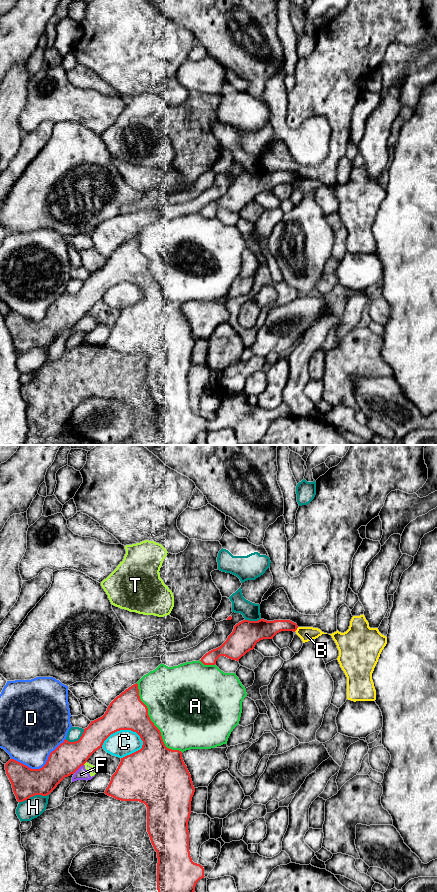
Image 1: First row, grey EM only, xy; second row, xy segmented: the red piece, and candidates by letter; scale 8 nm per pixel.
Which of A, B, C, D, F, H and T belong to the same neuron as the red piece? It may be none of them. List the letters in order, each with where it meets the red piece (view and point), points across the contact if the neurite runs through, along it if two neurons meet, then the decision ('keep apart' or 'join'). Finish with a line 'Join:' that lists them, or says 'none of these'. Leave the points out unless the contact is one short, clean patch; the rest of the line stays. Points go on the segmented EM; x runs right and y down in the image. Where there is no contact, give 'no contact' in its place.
A: meets red in xy at (153, 723); keep apart
B: meets red in xy at (296, 629); border along xy (298, 627), (294, 631); keep apart
C: meets red in xy at (121, 729); keep apart
D: meets red in xy at (42, 767); keep apart
F: meets red in xy at (78, 768); keep apart
H: meets red in xy at (34, 795); keep apart
T: meets red in xy at (84, 763); keep apart
Join: none of these

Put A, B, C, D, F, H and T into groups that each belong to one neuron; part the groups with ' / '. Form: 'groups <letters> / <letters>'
groups A / B / C / D / F T / H

